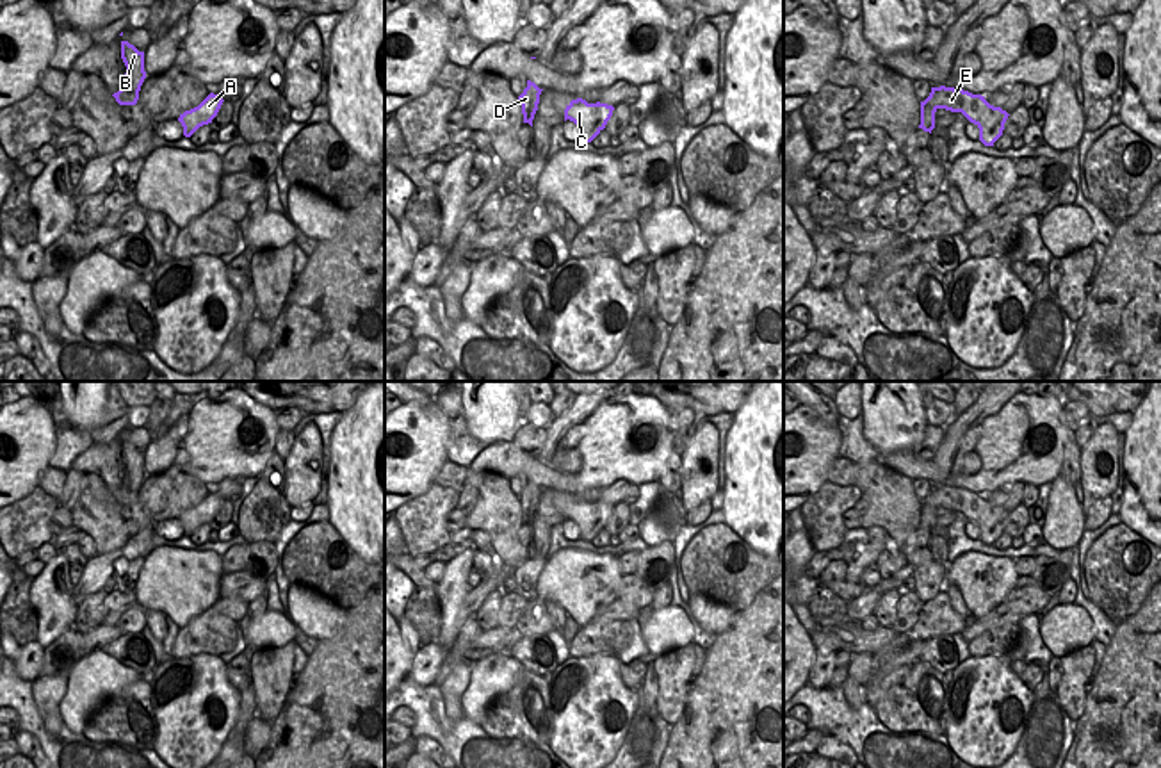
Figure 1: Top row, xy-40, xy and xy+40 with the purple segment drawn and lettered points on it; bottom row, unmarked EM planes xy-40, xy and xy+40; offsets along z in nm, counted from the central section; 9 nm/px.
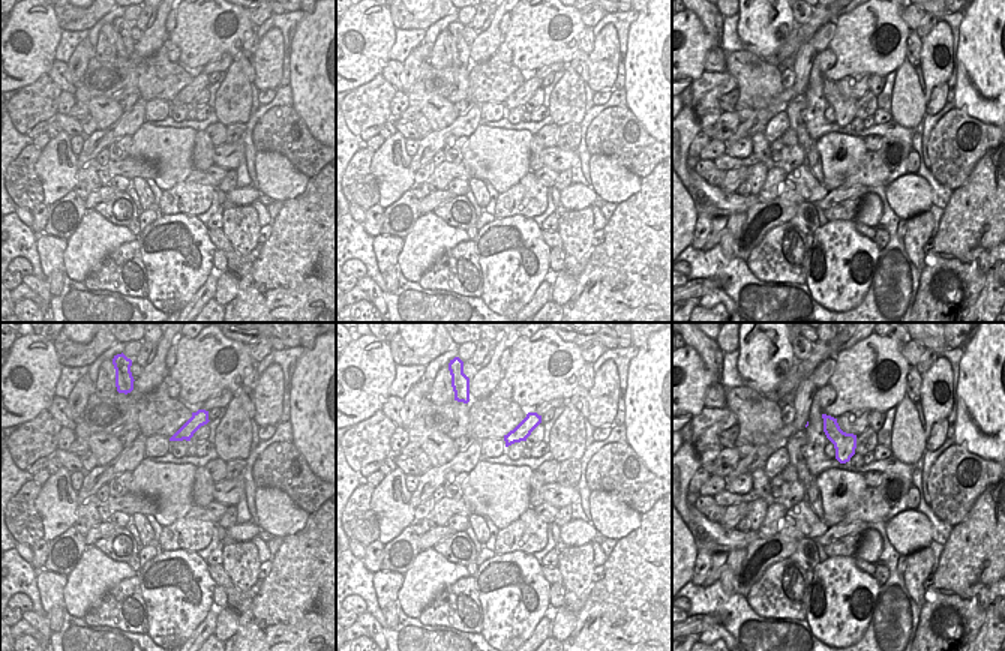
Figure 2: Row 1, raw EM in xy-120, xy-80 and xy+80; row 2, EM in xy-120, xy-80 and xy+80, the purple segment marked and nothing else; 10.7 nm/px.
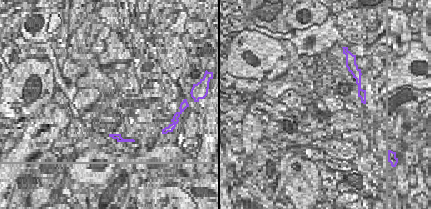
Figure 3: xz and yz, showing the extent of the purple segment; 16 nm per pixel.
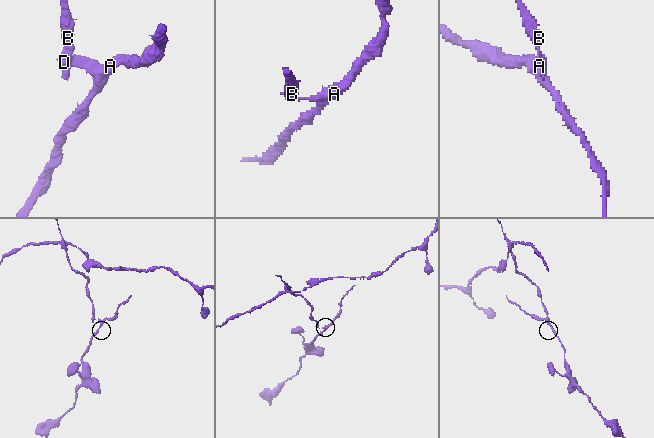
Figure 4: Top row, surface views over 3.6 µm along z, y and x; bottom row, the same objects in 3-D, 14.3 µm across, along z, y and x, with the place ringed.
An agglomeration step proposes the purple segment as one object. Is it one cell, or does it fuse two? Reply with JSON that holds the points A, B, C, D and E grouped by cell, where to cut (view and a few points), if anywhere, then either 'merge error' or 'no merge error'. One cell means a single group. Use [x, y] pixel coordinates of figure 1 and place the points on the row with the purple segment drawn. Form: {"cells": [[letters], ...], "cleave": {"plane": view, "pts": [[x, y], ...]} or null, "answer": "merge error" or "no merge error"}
{"cells": [["A", "C", "E"], ["B", "D"]], "cleave": {"plane": "xy+40", "pts": [[933, 88], [933, 104], [937, 107]]}, "answer": "merge error"}

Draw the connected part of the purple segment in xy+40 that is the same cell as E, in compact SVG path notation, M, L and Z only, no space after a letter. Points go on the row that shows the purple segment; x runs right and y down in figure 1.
M946 86L935 87L933 102L937 109L962 112L970 123L974 123L979 128L979 141L985 146L994 146L1003 135L1004 123L1010 116L1001 107L990 105L981 94Z

